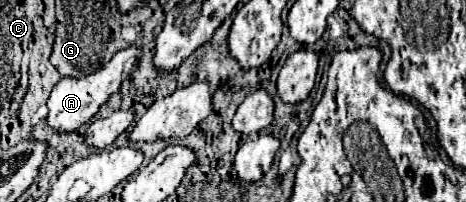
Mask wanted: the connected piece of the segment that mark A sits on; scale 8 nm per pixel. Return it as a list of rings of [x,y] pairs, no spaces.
[[[131,46],[131,48],[125,48],[125,50],[119,50],[109,64],[105,64],[99,72],[91,74],[91,76],[85,76],[81,80],[73,80],[73,78],[63,78],[61,82],[55,84],[55,88],[51,90],[49,98],[47,98],[47,108],[49,108],[49,114],[47,114],[47,126],[53,128],[55,132],[61,132],[61,134],[67,134],[67,132],[73,132],[77,128],[81,128],[85,122],[89,122],[101,108],[101,104],[107,102],[107,98],[111,94],[115,94],[121,86],[123,80],[129,78],[129,74],[135,70],[137,66],[137,58],[139,58],[141,50]]]

